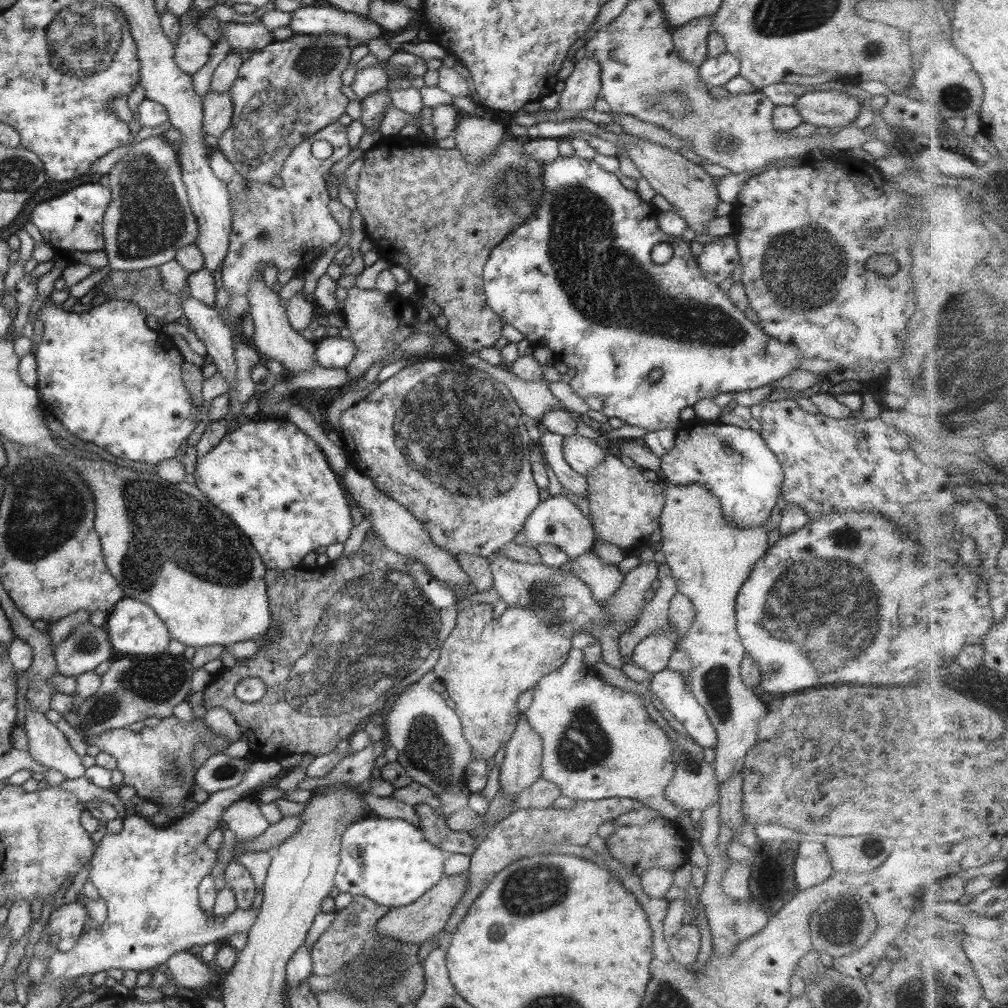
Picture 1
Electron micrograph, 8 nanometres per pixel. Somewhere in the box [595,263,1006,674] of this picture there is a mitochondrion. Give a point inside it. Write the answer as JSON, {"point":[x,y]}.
{"point":[832,605]}

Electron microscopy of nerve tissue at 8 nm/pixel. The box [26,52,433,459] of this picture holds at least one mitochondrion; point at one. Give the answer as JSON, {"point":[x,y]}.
{"point":[152,220]}

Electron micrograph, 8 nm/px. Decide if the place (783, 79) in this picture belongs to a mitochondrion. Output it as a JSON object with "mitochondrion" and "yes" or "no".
{"mitochondrion":"no"}

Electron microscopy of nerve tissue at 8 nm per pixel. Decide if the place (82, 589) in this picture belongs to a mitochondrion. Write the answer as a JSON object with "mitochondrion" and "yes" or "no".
{"mitochondrion":"no"}

